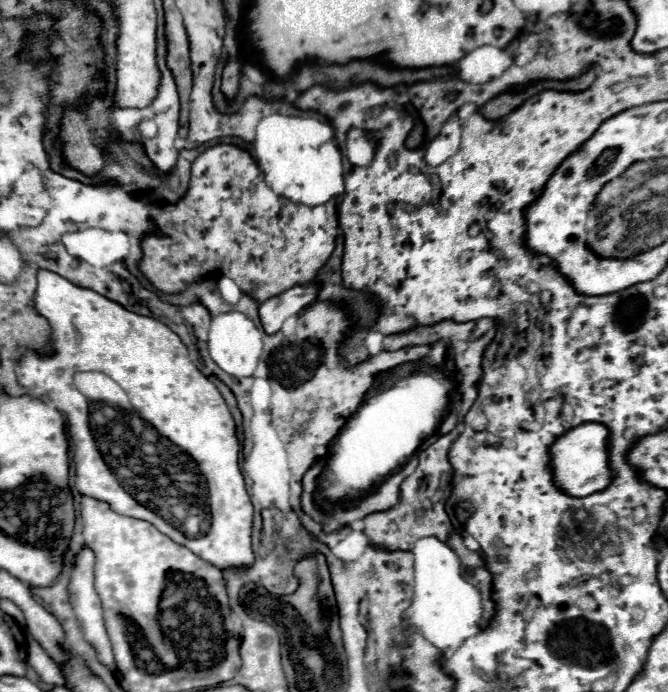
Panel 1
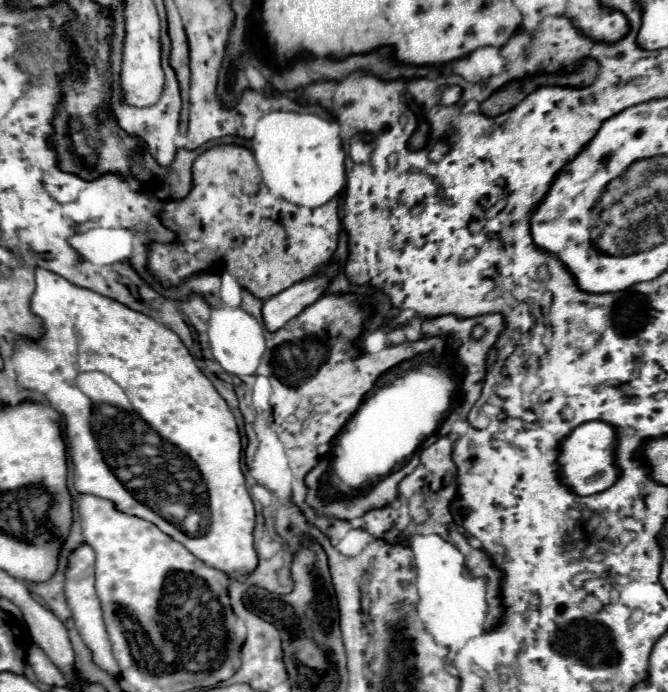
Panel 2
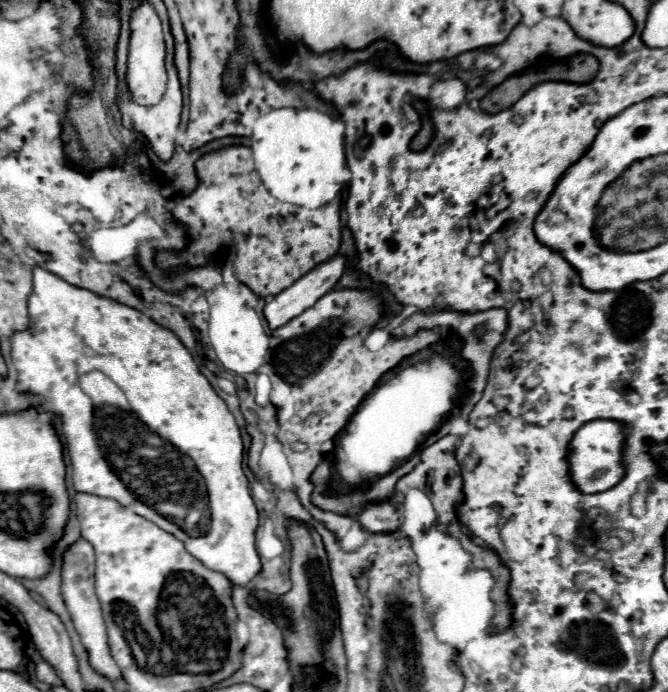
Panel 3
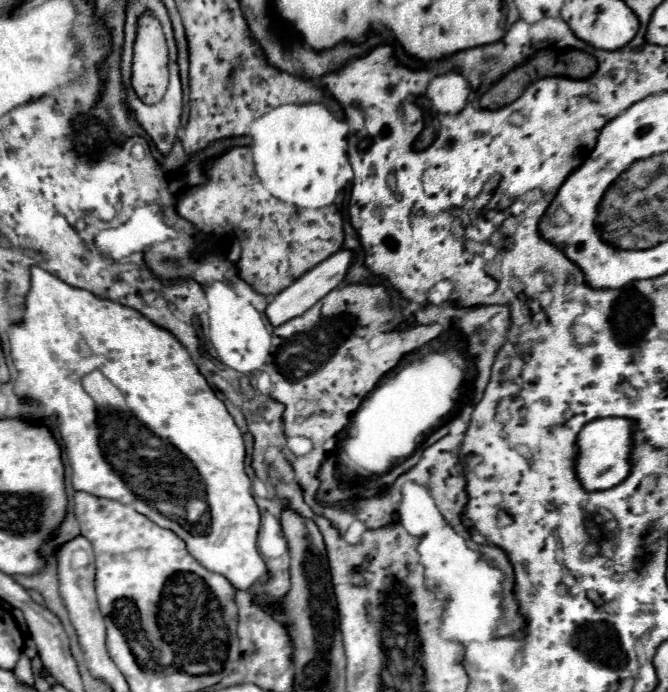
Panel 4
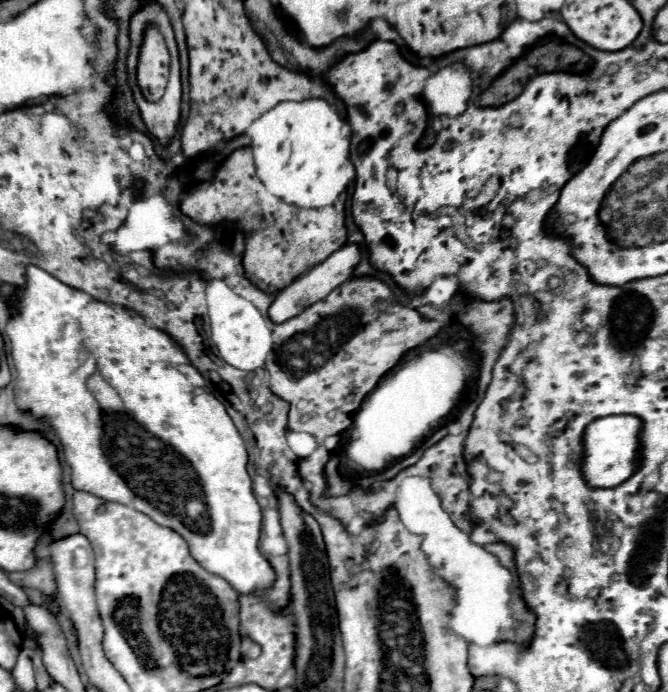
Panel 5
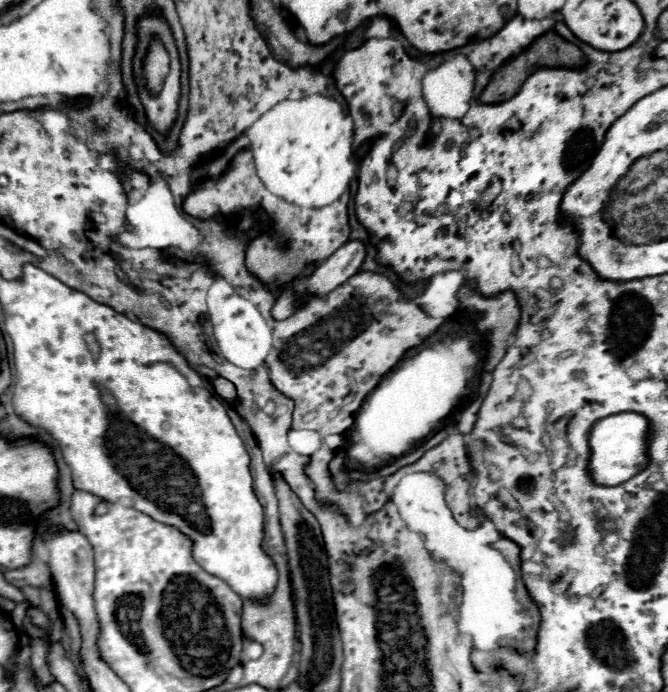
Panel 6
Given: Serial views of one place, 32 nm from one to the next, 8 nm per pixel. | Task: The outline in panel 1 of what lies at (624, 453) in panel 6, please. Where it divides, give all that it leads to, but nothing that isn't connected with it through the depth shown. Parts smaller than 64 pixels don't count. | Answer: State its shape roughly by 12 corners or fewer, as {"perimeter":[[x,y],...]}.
{"perimeter":[[602,424],[550,444],[552,482],[568,496],[610,484]]}

